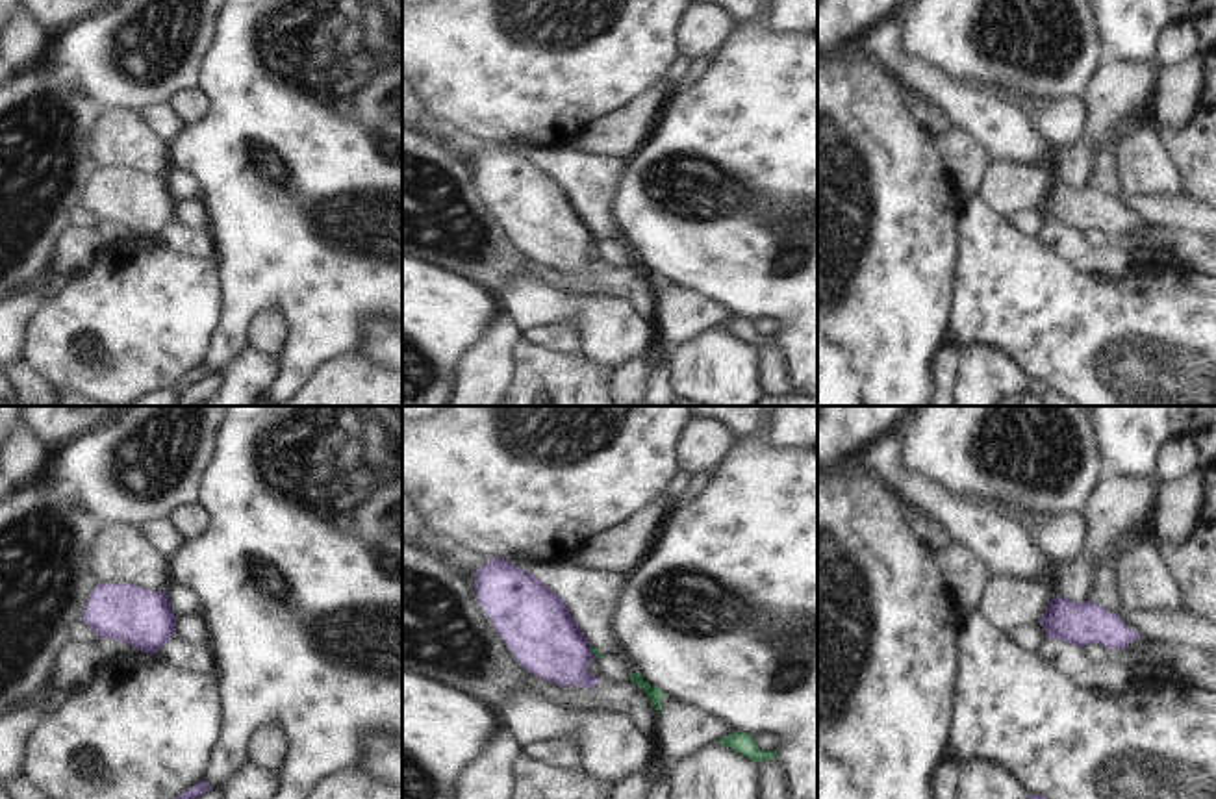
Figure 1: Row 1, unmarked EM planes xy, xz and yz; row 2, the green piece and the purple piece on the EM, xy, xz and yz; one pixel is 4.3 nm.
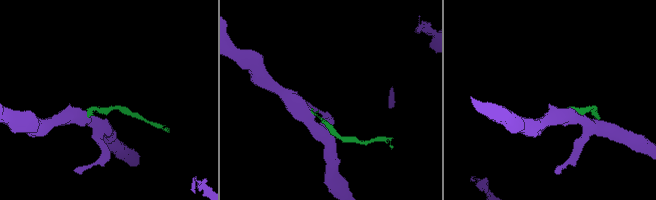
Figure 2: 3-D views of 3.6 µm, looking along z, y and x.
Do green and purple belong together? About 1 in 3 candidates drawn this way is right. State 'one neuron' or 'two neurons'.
two neurons

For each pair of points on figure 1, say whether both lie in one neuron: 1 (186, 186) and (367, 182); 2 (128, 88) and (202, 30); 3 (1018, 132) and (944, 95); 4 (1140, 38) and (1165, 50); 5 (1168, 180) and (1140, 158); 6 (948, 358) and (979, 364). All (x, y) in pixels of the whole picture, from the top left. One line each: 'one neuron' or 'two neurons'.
1: two neurons
2: one neuron
3: one neuron
4: two neurons
5: one neuron
6: two neurons

